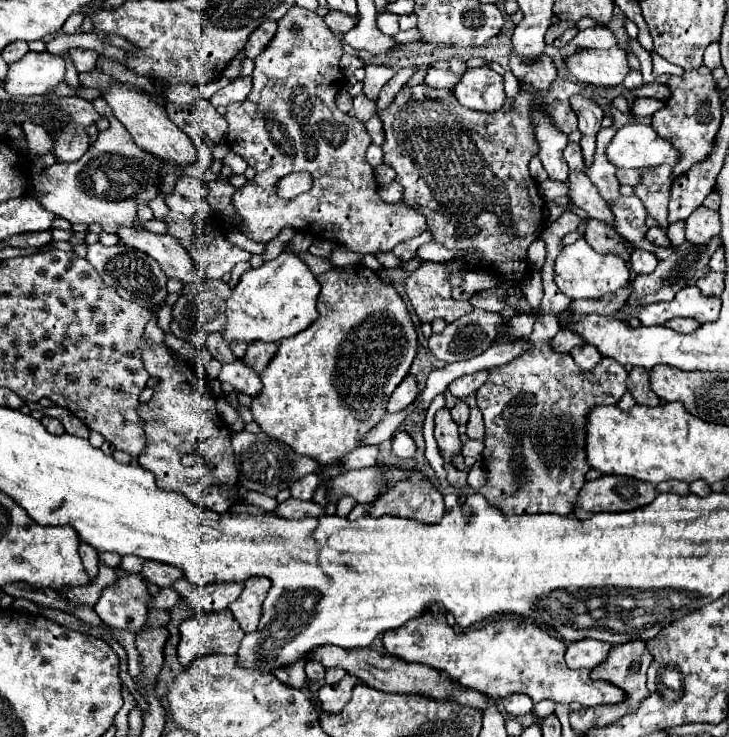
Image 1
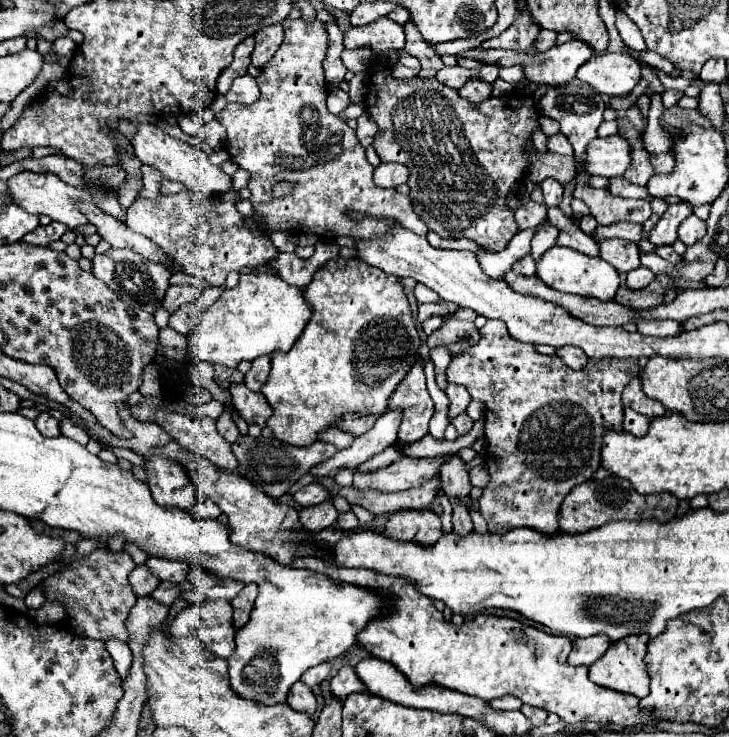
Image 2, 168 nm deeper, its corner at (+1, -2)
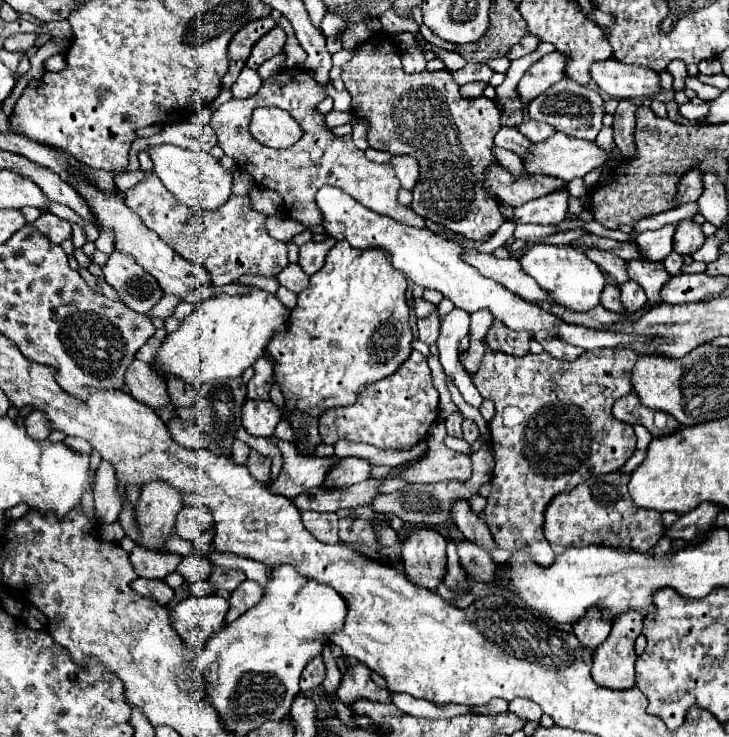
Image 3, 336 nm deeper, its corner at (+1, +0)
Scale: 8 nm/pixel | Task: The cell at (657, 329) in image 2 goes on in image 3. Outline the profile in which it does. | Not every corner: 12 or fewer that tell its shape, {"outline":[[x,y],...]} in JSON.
{"outline":[[618,285],[602,289],[600,305],[608,311],[624,313]]}

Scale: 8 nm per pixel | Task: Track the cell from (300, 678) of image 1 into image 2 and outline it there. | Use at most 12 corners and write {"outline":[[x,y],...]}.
{"outline":[[304,683],[292,685],[288,703],[314,715],[316,697]]}

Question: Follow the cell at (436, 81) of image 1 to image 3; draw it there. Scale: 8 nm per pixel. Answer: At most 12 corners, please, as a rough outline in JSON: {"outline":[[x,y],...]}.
{"outline":[[466,63],[452,77],[458,85],[488,83],[494,71],[488,65]]}

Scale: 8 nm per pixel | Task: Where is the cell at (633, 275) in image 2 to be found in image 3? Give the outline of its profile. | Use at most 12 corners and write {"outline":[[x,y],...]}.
{"outline":[[636,281],[620,287],[624,315],[632,315],[646,305],[646,293]]}

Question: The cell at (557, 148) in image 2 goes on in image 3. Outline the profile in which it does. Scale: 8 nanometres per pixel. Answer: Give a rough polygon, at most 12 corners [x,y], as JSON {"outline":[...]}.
{"outline":[[522,121],[518,125],[532,143],[546,141],[556,133],[540,121]]}

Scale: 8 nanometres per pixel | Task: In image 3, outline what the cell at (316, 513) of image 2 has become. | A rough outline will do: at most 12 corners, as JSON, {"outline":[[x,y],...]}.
{"outline":[[302,511],[318,541],[338,543],[336,513]]}

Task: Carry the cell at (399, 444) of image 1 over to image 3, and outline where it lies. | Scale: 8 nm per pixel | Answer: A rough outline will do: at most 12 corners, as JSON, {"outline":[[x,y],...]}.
{"outline":[[344,457],[332,465],[324,489],[344,489],[368,479],[370,463]]}

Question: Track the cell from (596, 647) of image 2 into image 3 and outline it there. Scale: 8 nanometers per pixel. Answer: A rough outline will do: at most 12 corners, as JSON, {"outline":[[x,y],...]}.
{"outline":[[588,609],[574,625],[584,647],[596,649],[606,641],[612,621]]}

